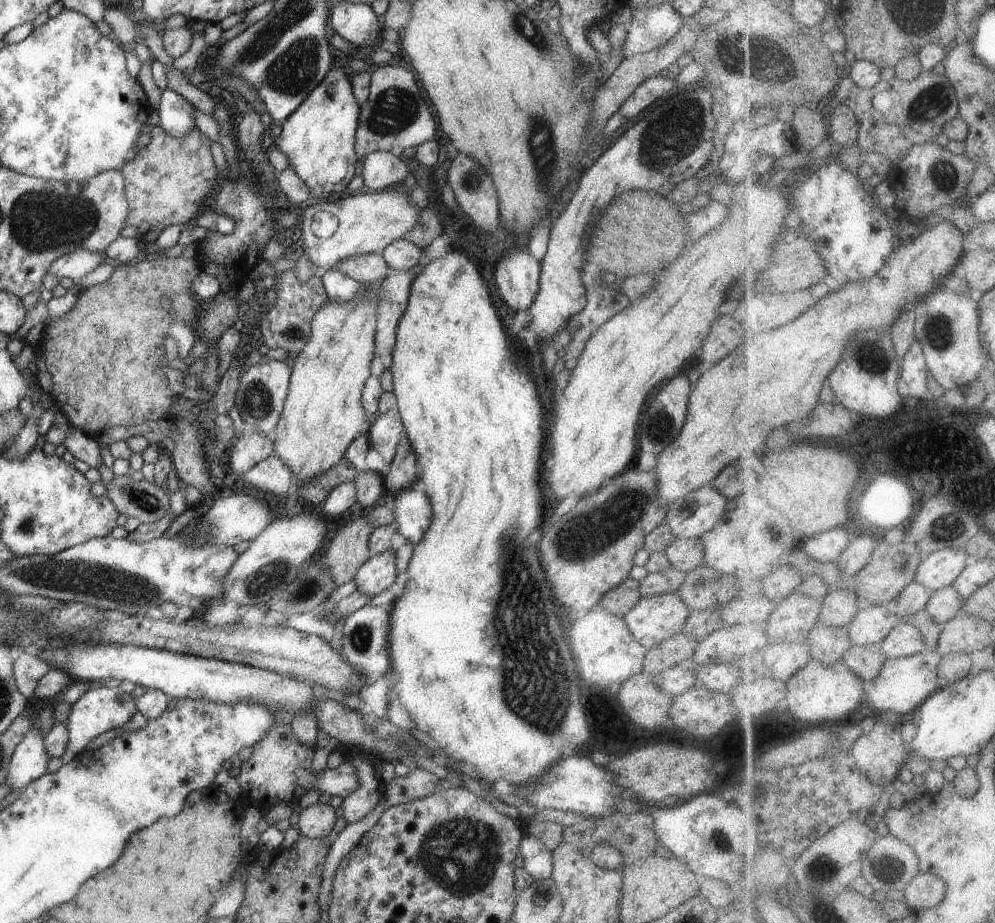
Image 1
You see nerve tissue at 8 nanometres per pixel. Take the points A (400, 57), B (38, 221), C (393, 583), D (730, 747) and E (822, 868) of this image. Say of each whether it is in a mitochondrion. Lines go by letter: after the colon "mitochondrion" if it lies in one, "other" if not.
A: other
B: mitochondrion
C: other
D: other
E: mitochondrion

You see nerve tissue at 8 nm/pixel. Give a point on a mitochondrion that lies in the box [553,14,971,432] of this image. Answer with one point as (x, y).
(674, 127)

